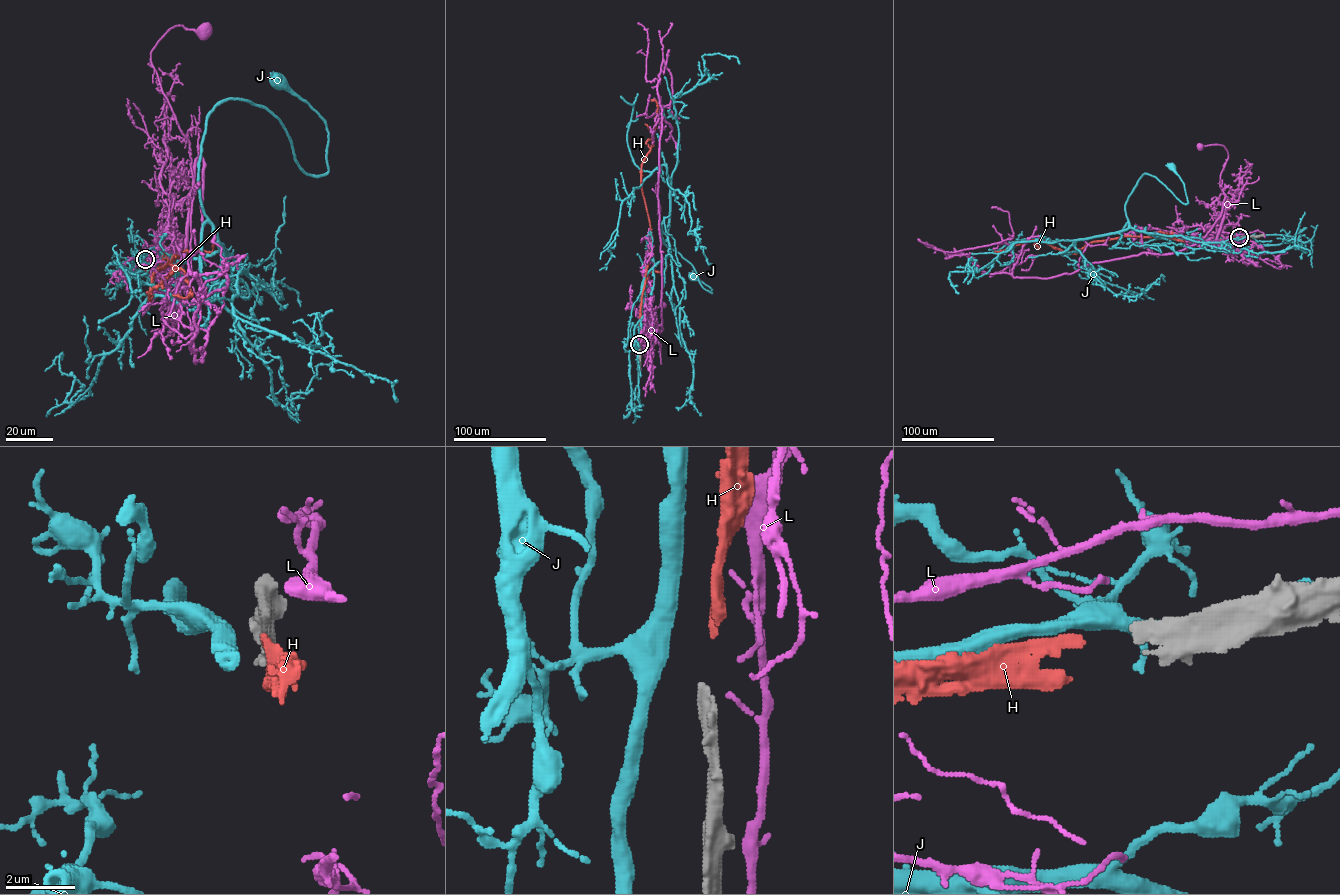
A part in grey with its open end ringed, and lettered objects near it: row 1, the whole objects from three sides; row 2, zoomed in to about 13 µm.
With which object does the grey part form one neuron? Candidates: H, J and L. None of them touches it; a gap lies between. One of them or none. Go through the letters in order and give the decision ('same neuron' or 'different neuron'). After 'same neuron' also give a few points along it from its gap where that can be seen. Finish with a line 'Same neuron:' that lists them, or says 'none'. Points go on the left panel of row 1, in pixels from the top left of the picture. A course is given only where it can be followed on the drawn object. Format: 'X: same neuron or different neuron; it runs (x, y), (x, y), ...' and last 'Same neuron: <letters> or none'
H: same neuron; it runs (146, 259), (147, 270), (154, 270), (177, 256), (153, 275), (149, 301), (177, 265), (192, 294), (172, 295)
J: different neuron
L: different neuron
Same neuron: H

